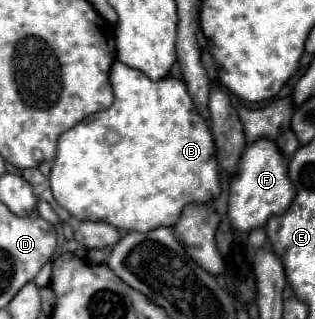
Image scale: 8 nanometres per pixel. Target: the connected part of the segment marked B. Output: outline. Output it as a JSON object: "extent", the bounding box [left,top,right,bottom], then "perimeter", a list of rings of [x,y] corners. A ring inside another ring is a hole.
{"extent":[49,73,221,232],"perimeter":[[[115,73],[109,74],[109,82],[111,82],[113,92],[115,92],[115,102],[107,110],[101,110],[101,112],[81,120],[71,130],[63,132],[61,138],[59,138],[57,156],[55,156],[51,174],[49,174],[51,192],[53,192],[55,202],[59,206],[63,206],[77,220],[101,220],[101,222],[113,224],[115,228],[135,230],[135,232],[149,232],[149,230],[159,228],[159,226],[175,226],[175,222],[179,220],[179,214],[185,208],[185,204],[213,202],[219,196],[221,186],[219,186],[219,170],[217,170],[217,160],[215,160],[215,142],[213,142],[213,136],[211,136],[211,130],[209,130],[207,122],[199,114],[166,114],[160,111],[145,97],[130,89]]]}

